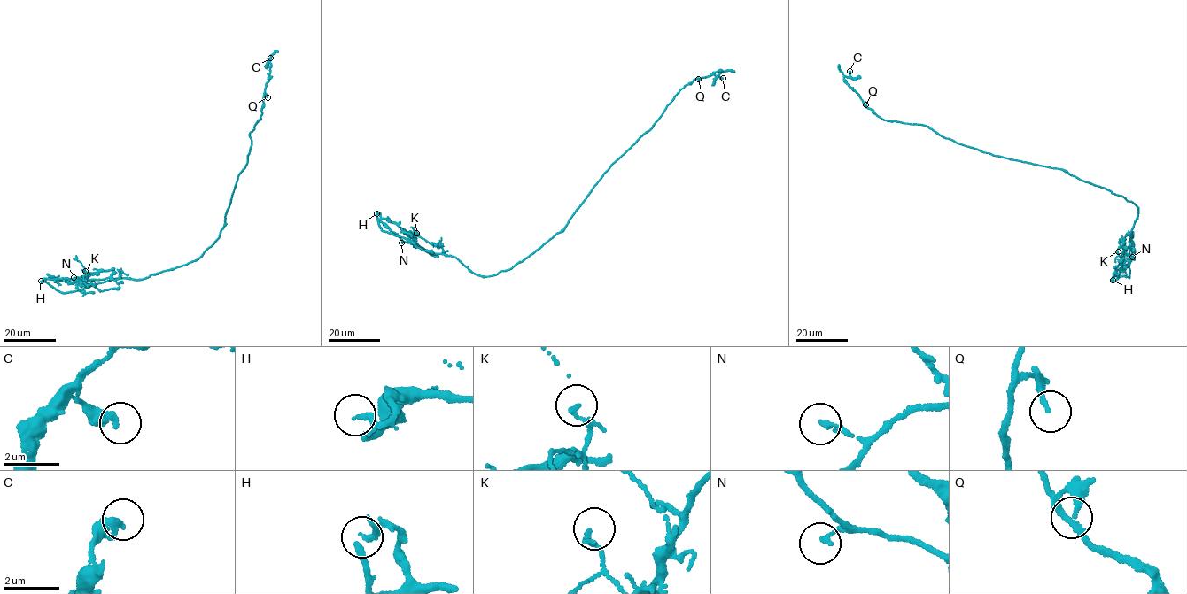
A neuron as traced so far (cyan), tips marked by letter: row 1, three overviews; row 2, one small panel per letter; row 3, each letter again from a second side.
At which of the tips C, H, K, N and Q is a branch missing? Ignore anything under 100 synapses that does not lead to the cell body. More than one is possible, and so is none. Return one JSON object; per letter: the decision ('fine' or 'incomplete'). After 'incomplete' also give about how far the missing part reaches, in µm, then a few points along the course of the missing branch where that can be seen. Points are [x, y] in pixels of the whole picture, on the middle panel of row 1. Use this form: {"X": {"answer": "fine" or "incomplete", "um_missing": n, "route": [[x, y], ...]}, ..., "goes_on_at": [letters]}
{"C": {"answer": "fine"}, "H": {"answer": "incomplete", "um_missing": 25, "route": [[376, 213], [372, 210], [375, 227], [390, 240]]}, "K": {"answer": "fine"}, "N": {"answer": "fine"}, "Q": {"answer": "fine"}, "goes_on_at": ["H"]}

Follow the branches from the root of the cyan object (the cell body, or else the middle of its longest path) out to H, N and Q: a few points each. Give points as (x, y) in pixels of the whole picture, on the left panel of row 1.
H: (225, 219), (213, 244), (197, 258), (180, 266), (140, 280), (115, 279), (91, 285), (63, 278), (41, 281)
N: (225, 219), (213, 244), (180, 266), (140, 280), (91, 285), (81, 281), (92, 273), (73, 277)
Q: (225, 219), (236, 179), (247, 162), (252, 143), (249, 134), (260, 119), (264, 94), (267, 97)

